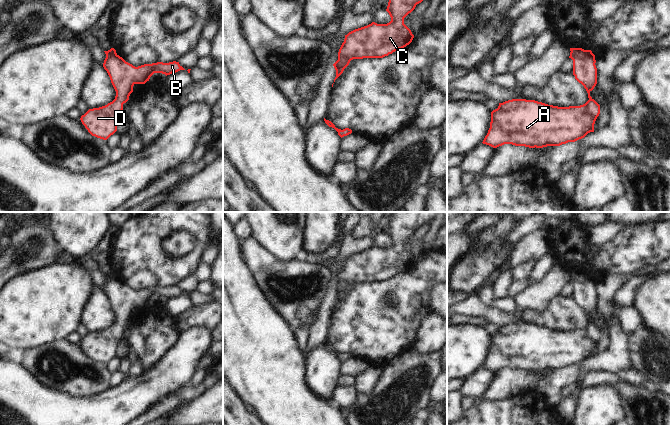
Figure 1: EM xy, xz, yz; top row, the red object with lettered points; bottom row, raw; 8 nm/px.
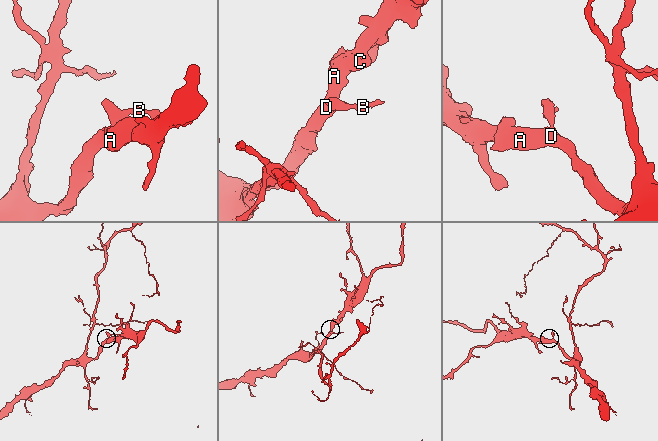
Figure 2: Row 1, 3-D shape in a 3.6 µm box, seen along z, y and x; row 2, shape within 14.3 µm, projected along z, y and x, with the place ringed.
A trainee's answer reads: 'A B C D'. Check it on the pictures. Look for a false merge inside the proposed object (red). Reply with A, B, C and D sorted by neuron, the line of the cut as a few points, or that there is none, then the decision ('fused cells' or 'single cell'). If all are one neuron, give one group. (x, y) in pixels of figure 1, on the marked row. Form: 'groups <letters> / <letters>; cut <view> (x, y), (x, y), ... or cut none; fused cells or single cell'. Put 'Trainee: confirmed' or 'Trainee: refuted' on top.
Trainee: confirmed
groups A B C D; cut none; single cell

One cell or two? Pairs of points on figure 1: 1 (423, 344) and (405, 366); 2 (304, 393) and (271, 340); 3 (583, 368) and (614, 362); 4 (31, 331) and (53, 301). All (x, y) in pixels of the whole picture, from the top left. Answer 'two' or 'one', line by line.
1: two
2: one
3: one
4: one

